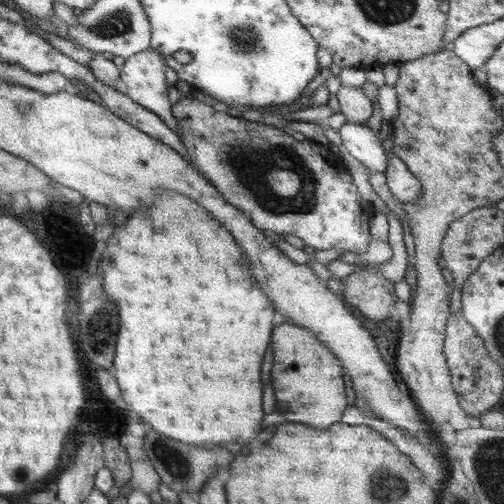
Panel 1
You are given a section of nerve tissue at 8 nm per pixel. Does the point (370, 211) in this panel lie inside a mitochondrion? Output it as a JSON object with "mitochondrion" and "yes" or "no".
{"mitochondrion":"no"}

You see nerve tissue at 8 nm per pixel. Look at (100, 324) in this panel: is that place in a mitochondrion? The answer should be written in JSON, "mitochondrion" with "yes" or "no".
{"mitochondrion":"yes"}

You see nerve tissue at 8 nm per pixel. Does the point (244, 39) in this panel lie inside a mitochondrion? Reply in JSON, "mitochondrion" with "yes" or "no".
{"mitochondrion":"yes"}

